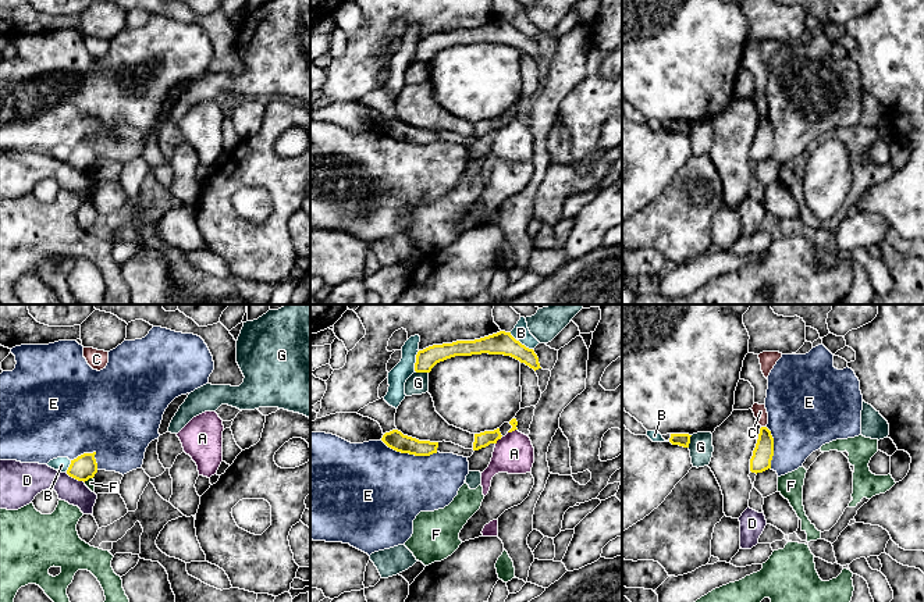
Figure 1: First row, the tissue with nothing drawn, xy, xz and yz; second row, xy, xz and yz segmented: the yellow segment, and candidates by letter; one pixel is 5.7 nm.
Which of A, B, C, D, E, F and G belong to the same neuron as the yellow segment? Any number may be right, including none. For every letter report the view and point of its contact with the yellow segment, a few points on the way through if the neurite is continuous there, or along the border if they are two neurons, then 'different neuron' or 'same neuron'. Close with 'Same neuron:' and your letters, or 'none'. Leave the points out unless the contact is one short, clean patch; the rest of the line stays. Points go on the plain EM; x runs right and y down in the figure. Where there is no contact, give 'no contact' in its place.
A: xz (497, 128) | along xz (501, 127), (496, 132) | different neuron
B: xz (519, 31) | different neuron
C: yz (764, 116) | along yz (761, 114), (766, 116) | different neuron
D: xy (75, 167) | along xy (66, 161), (84, 171) | different neuron
E: xz (409, 142) | different neuron
F: xy (88, 167) | different neuron
G: xz (422, 60) | different neuron
Same neuron: none

